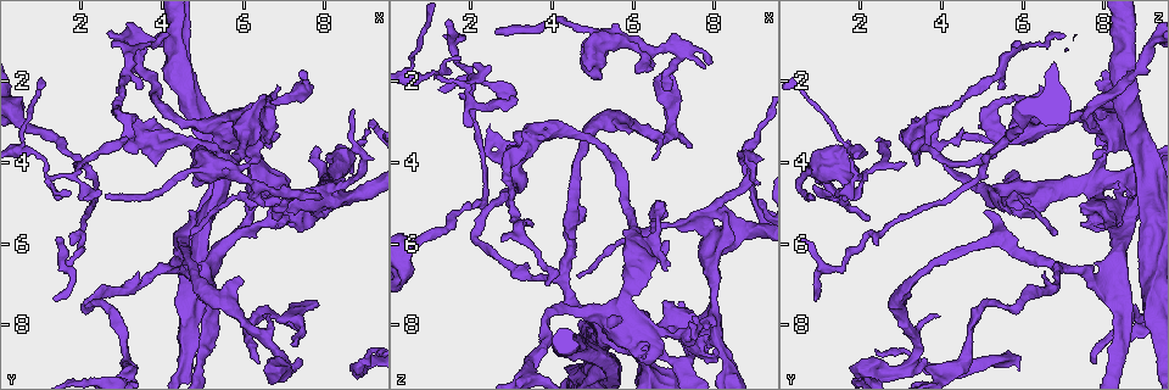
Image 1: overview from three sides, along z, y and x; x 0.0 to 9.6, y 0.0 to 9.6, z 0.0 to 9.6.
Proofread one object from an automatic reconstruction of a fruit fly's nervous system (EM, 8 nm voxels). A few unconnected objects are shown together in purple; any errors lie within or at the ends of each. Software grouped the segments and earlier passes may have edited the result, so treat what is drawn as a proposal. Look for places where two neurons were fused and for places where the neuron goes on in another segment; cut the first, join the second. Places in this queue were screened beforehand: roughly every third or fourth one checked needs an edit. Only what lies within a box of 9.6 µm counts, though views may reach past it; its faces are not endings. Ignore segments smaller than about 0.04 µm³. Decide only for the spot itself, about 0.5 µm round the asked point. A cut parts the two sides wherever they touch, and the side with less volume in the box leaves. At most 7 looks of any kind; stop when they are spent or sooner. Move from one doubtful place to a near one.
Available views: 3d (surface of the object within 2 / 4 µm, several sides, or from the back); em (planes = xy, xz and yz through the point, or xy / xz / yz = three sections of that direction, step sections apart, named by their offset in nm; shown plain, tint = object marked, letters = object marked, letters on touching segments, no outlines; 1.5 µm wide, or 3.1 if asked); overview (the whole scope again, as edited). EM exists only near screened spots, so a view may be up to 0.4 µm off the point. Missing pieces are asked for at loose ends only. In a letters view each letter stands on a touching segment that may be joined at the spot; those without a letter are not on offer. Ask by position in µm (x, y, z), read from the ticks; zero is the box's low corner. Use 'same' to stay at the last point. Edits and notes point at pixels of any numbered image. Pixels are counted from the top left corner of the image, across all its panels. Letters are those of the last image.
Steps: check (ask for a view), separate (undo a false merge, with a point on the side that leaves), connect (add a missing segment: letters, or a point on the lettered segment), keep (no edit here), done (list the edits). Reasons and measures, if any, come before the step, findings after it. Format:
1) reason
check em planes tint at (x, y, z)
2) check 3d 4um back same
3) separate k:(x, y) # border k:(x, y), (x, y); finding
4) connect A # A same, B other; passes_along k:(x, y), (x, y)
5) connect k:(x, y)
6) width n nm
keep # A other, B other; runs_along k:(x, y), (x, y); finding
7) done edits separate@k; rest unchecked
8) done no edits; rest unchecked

branch stops here
check 3d 4um at (2.75, 1.10, 5.95)

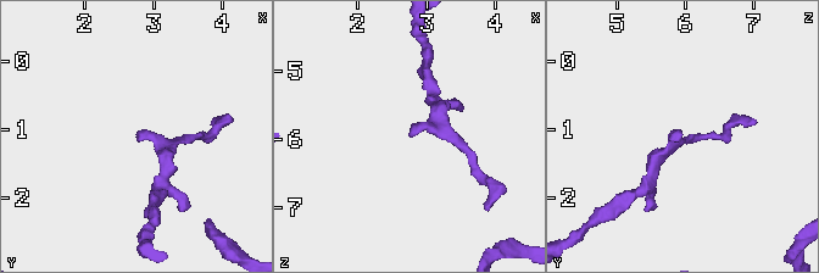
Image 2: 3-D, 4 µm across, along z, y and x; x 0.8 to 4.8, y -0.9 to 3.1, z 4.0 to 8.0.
need the tissue
check em yz step 8 letters at (2.75, 1.10, 5.90)

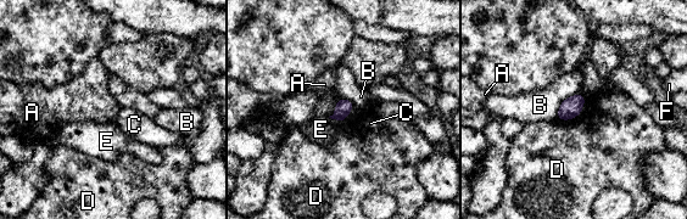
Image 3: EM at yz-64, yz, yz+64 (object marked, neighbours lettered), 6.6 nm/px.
check em planes letters same

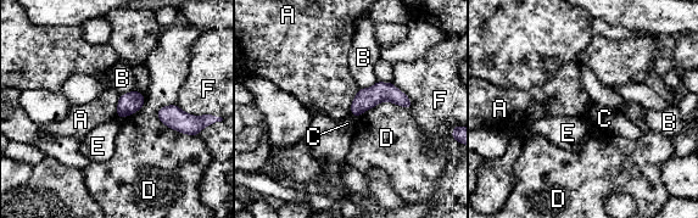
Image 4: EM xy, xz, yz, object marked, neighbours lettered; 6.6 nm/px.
width 140 nm
keep # A other, B other, C other, D other, E other, F other; runs_along 4:(408, 104), (373, 95), (353, 110); no lettered segment goes on from it

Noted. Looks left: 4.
abrupt turn
check em xy step 8 tint at (1.30, 4.35, 1.95)

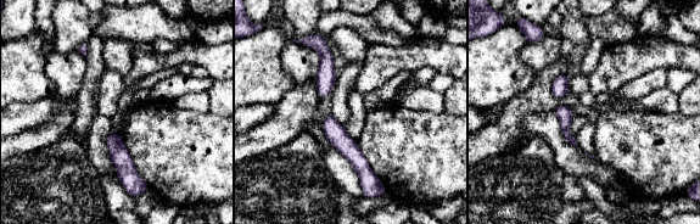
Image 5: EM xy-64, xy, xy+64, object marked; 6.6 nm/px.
another direction
check em planes letters same

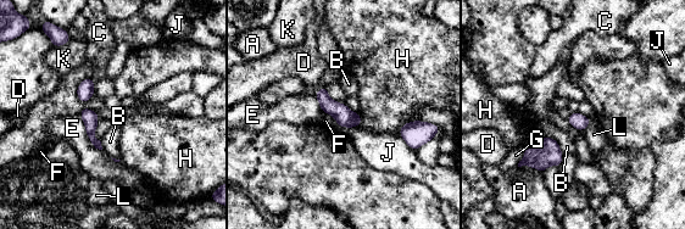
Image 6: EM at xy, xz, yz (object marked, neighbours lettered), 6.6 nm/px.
keep # A other, B other, C other, D other, E other, F other, G other, H other, J other, K other, L other; border 6:(323, 111), (329, 113); continuous, no second neuron

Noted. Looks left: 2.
branch stops here
check 3d 2um at (3.10, 3.40, 2.55)

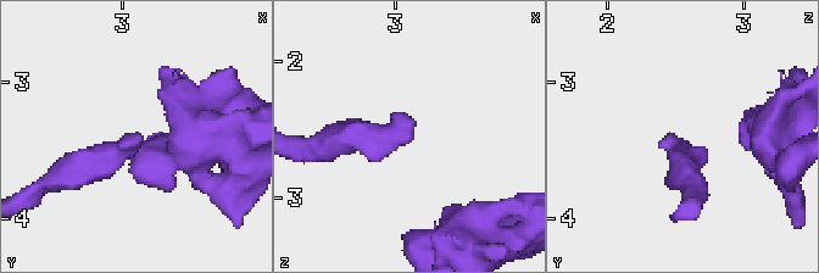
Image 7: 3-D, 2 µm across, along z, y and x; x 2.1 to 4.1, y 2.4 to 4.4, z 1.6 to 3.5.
check em planes letters at (3.14, 3.44, 2.50)

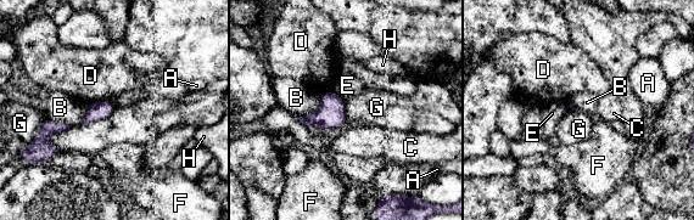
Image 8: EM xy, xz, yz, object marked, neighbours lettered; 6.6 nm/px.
keep # A other, B other, C other, D other, E other, F other, G other, H other; border 8:(115, 107), (105, 118), (80, 124); none of them fits

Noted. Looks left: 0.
done no edits; rest unchecked

